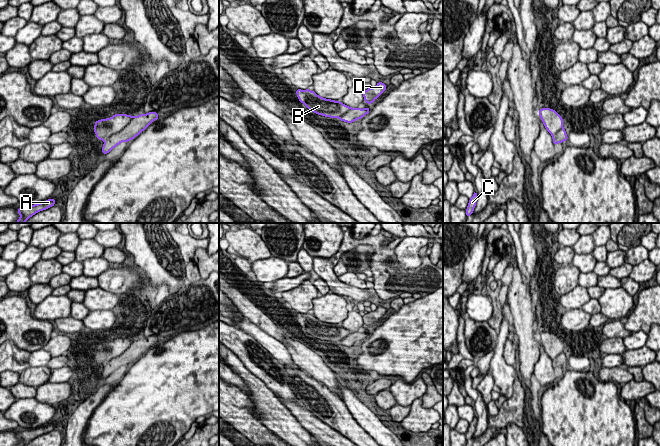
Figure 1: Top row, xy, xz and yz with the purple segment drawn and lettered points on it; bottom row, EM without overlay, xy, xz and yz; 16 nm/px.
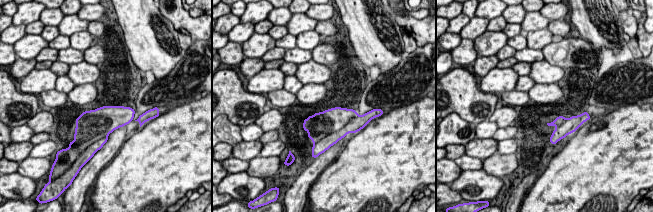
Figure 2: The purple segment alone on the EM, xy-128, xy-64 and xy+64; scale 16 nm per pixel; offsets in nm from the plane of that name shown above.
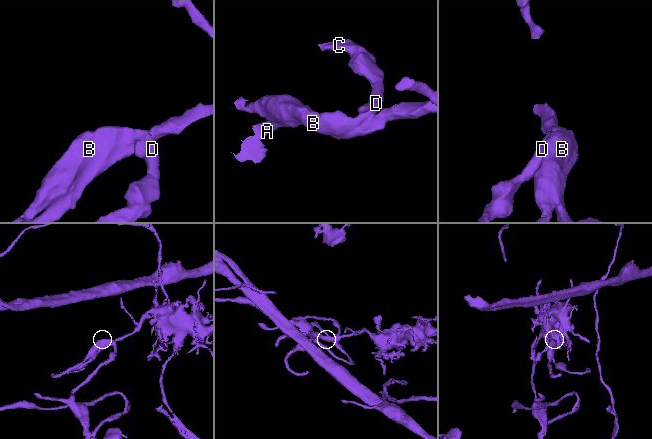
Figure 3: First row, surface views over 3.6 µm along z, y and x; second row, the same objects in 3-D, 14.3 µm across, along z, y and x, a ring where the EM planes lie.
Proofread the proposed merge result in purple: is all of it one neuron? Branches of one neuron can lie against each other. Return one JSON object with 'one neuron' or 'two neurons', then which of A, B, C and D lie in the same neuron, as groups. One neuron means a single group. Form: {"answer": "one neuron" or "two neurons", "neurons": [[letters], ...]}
{"answer": "one neuron", "neurons": [["A", "B", "C", "D"]]}

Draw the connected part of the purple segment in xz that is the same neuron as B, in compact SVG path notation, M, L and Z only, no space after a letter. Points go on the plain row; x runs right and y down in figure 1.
M309 313L296 314L297 321L310 335L330 342L339 342L341 345L353 347L369 337L370 331L360 333L351 332L340 325L325 323Z

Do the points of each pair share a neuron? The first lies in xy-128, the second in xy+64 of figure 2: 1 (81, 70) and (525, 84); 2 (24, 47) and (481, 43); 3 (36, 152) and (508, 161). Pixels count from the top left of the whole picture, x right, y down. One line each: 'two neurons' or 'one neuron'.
1: two neurons
2: one neuron
3: two neurons

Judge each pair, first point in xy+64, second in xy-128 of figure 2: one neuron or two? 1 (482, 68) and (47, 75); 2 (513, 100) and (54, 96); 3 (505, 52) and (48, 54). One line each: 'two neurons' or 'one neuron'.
1: two neurons
2: one neuron
3: one neuron

